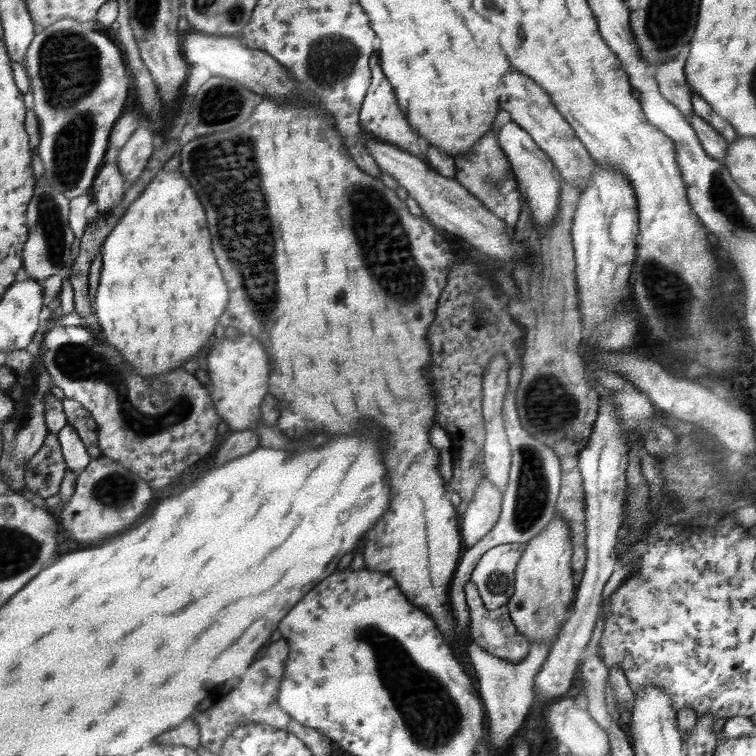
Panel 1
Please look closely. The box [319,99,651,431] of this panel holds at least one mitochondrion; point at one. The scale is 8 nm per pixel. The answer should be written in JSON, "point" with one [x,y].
{"point":[383,243]}

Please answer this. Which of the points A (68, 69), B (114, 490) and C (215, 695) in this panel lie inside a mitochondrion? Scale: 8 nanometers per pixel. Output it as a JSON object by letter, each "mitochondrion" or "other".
{"A":"mitochondrion","B":"mitochondrion","C":"other"}

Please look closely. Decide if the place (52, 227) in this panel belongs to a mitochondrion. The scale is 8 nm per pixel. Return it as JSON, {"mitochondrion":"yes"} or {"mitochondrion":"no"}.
{"mitochondrion":"yes"}

